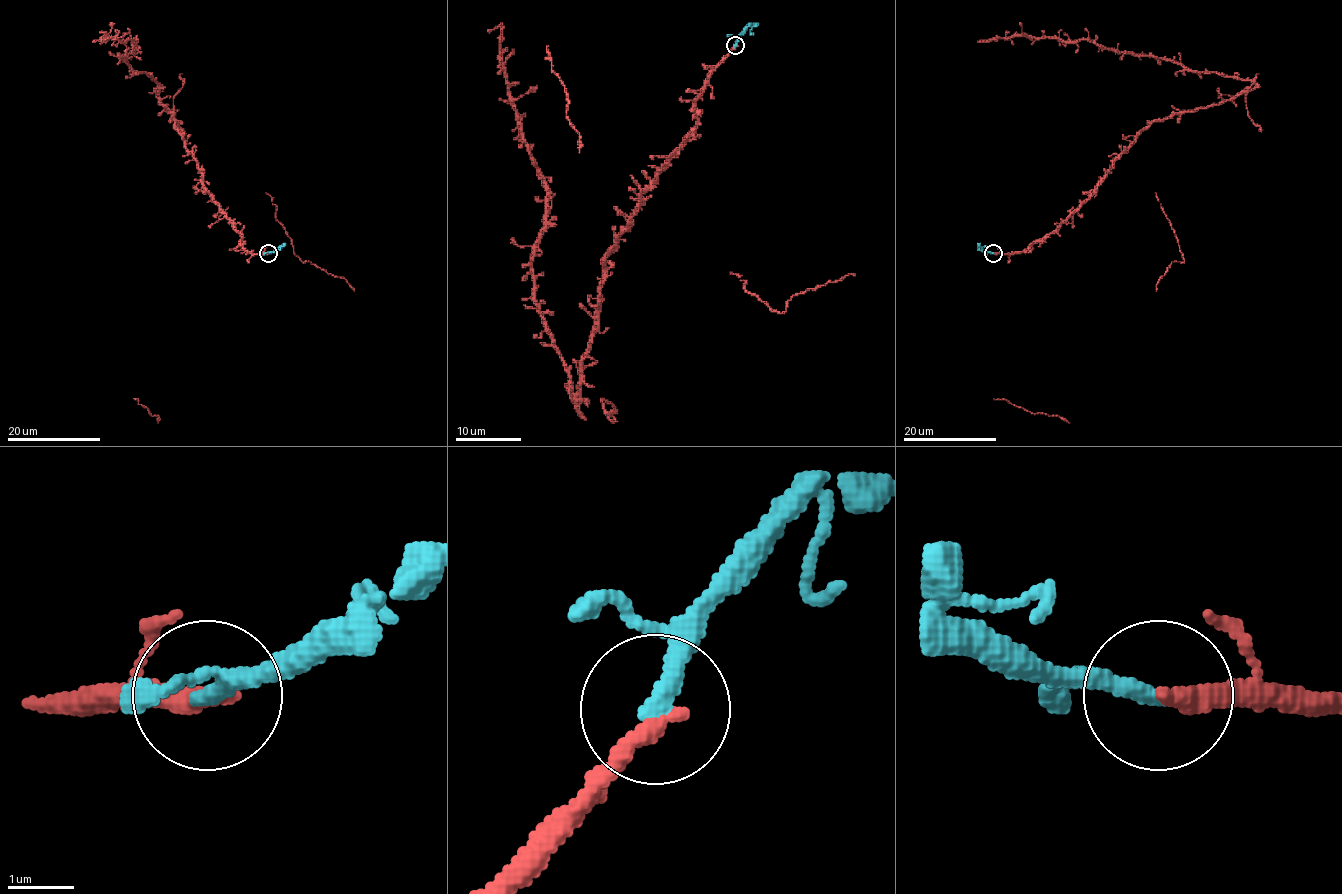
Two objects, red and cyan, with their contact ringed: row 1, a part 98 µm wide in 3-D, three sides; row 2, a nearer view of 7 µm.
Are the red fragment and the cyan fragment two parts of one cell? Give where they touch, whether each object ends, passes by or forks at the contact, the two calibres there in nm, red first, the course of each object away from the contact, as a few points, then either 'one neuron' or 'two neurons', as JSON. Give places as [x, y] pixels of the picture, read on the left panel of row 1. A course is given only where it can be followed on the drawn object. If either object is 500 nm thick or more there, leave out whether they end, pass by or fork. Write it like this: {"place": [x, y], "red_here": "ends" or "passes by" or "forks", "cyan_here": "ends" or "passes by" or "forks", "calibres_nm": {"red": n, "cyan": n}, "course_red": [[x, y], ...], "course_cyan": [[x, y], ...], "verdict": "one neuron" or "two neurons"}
{"place": [268, 253], "red_here": "ends", "cyan_here": "ends", "calibres_nm": {"red": 320, "cyan": 320}, "course_red": [[269, 253], [241, 244], [242, 235], [205, 188], [158, 85], [126, 62], [134, 43], [108, 36], [92, 42]], "course_cyan": [[269, 253], [285, 243]], "verdict": "one neuron"}

